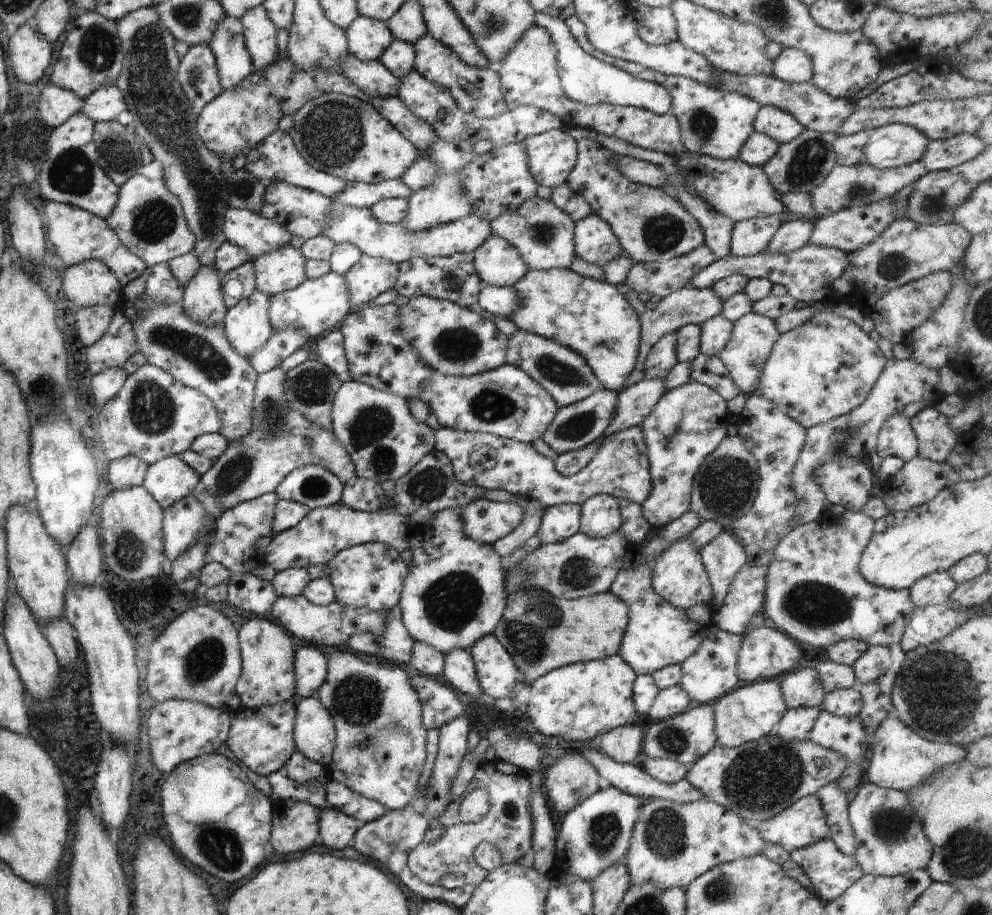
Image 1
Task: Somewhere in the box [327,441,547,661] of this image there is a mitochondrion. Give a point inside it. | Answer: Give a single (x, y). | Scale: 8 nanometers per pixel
(451, 602)

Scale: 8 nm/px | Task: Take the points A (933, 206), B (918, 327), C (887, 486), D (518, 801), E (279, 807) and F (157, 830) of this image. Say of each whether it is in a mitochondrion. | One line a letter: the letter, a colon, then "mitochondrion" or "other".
A: mitochondrion
B: other
C: other
D: other
E: other
F: other

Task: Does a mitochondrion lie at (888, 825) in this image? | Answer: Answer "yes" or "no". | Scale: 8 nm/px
yes

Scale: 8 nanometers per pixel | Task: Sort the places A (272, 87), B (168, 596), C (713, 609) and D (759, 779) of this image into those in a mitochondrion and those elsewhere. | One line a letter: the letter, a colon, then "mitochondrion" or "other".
A: other
B: other
C: other
D: mitochondrion

